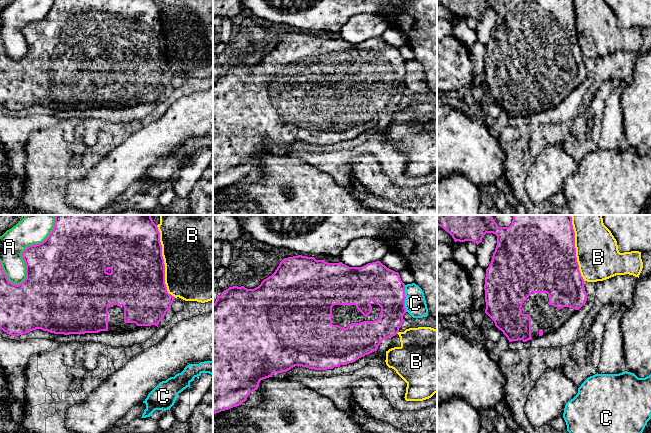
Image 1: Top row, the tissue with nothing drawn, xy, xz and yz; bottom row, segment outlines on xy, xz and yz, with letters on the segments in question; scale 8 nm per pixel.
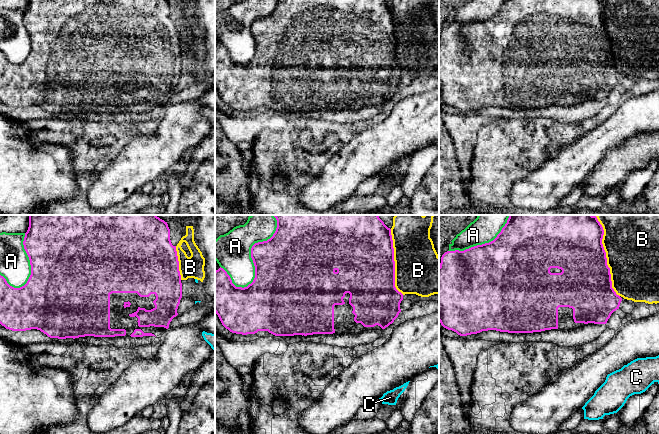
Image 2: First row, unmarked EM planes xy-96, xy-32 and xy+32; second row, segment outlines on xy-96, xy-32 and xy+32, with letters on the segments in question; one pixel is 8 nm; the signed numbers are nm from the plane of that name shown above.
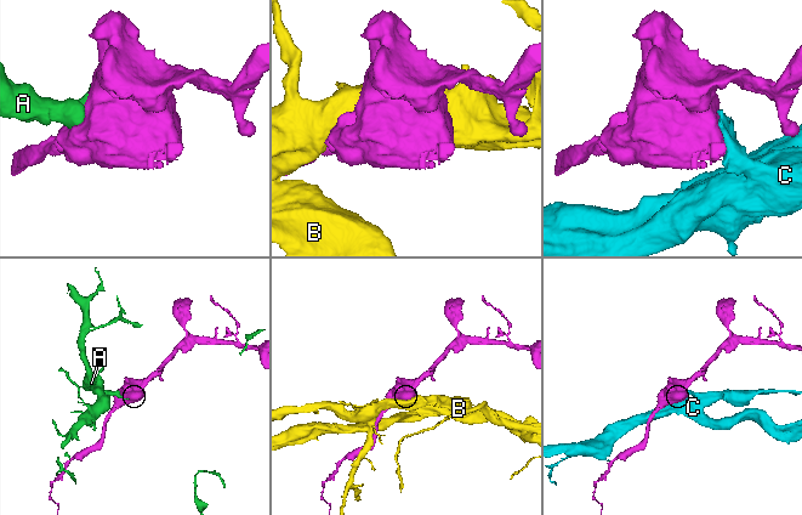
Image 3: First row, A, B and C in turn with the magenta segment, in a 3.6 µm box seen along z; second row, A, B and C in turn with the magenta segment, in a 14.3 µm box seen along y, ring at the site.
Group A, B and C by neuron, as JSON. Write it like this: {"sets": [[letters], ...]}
{"sets": [["A"], ["B"], ["C"]]}

